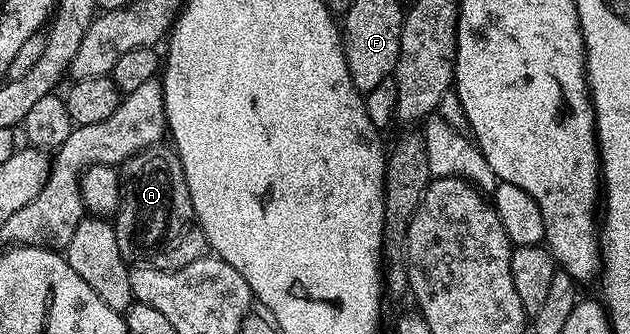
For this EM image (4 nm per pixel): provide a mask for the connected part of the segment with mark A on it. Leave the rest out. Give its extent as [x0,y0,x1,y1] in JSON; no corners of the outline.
[115,147,207,269]

